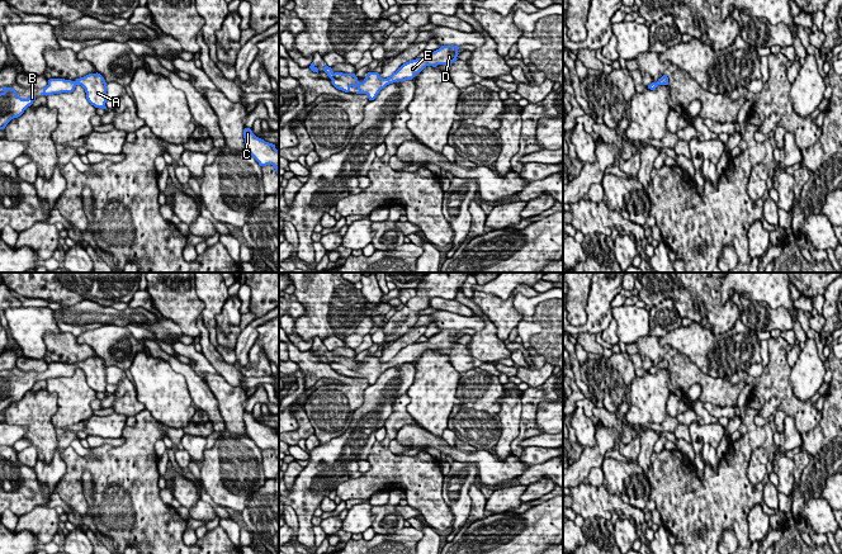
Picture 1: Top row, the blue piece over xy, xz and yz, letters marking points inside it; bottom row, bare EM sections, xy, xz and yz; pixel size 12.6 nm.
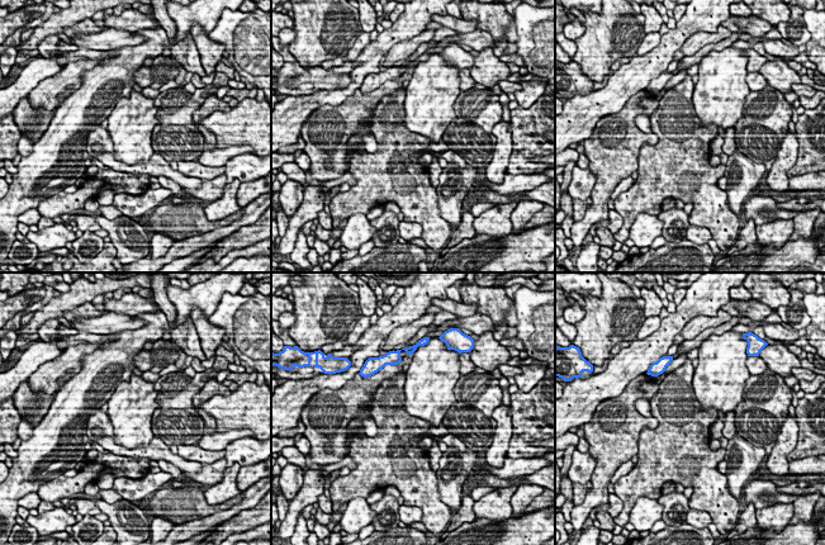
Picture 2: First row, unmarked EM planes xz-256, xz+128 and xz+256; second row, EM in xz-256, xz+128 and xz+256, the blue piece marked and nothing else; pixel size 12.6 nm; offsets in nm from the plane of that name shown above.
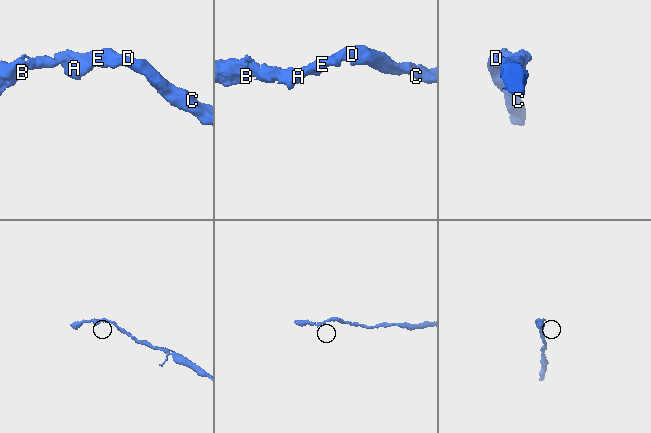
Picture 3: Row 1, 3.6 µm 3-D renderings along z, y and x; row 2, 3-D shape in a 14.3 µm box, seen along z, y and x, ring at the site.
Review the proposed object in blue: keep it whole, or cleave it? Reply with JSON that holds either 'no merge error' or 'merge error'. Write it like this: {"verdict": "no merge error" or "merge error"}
{"verdict": "no merge error"}

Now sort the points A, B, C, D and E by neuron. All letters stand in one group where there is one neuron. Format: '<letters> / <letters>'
A B C D E

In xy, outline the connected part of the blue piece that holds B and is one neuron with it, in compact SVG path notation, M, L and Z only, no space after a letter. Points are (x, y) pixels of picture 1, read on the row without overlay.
M1 371L0 377L0 413L4 413L6 408L20 401L24 394L36 384L34 379L29 379L27 383L22 383L16 379L16 375L11 371Z

